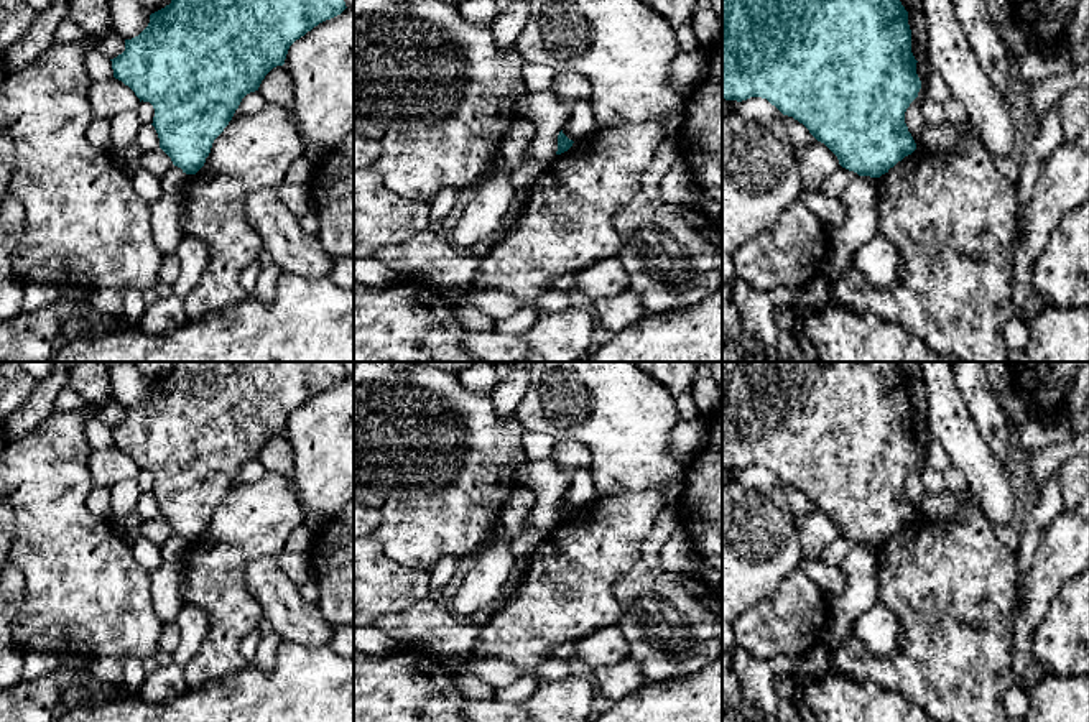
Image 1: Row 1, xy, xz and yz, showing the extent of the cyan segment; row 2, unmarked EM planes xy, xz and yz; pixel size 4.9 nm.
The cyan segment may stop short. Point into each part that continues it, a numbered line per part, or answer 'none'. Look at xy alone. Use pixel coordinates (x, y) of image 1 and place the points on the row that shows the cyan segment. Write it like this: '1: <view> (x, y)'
none

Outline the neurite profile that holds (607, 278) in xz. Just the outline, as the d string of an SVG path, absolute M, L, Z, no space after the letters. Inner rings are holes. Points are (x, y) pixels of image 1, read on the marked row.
M619 257L605 258L574 273L576 289L591 299L614 298L630 289L630 278Z

